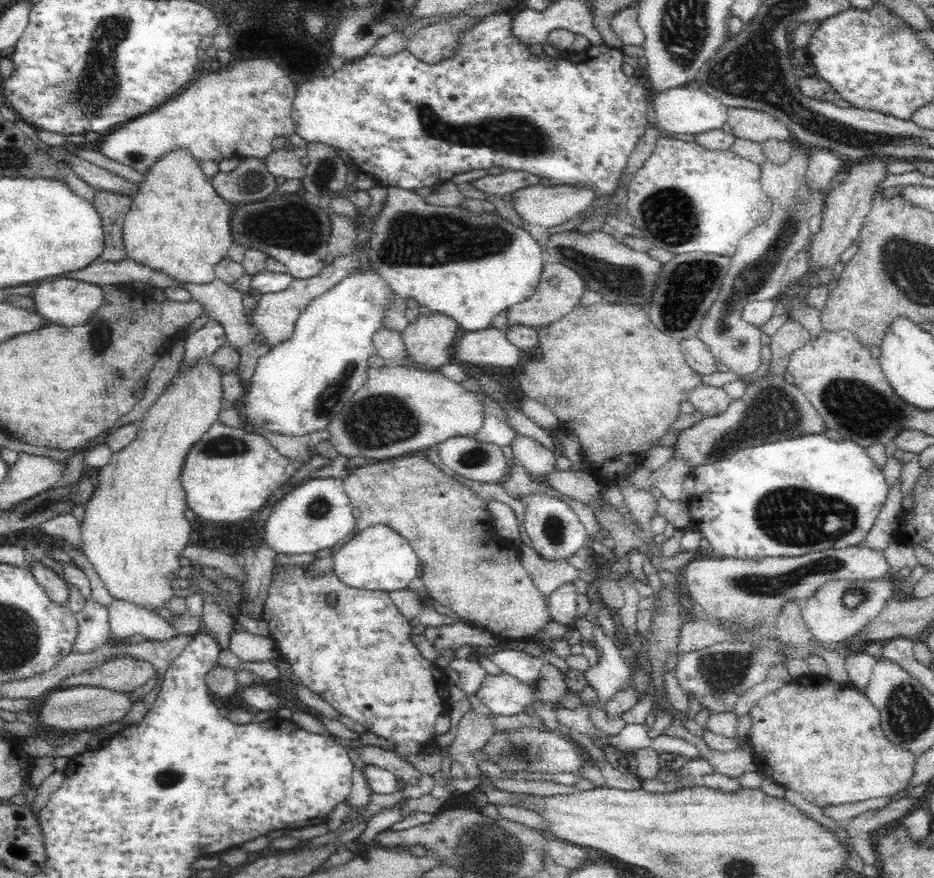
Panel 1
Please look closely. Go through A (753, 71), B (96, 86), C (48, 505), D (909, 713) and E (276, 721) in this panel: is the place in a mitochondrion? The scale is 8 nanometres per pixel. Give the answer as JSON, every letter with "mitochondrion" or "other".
{"A":"mitochondrion","B":"mitochondrion","C":"mitochondrion","D":"mitochondrion","E":"other"}

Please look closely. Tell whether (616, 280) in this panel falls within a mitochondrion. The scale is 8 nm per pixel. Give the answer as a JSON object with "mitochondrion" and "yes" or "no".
{"mitochondrion":"yes"}

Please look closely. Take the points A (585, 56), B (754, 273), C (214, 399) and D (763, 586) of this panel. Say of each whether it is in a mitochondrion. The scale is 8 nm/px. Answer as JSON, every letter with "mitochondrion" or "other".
{"A":"other","B":"mitochondrion","C":"other","D":"mitochondrion"}

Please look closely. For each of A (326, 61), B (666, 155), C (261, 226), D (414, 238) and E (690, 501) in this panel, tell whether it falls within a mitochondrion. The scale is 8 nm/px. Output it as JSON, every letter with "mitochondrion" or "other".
{"A":"other","B":"other","C":"mitochondrion","D":"mitochondrion","E":"other"}

